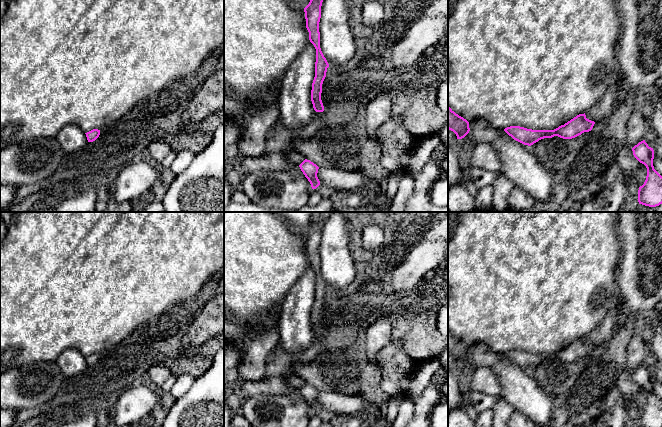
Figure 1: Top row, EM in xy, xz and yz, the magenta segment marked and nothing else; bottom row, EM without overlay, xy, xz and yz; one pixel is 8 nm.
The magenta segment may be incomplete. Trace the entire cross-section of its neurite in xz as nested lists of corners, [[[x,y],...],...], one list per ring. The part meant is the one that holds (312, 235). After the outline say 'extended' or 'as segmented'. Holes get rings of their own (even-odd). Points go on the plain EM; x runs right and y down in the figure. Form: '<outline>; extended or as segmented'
[[[313,219],[309,228],[304,232],[309,264],[316,273],[315,301],[311,314],[311,325],[316,336],[324,335],[324,330],[321,324],[322,308],[326,301],[327,292],[329,291],[320,272],[319,246],[321,242],[322,226],[323,221]]]; as segmented

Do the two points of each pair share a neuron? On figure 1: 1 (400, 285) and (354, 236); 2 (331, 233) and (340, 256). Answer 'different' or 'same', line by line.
1: different
2: same

